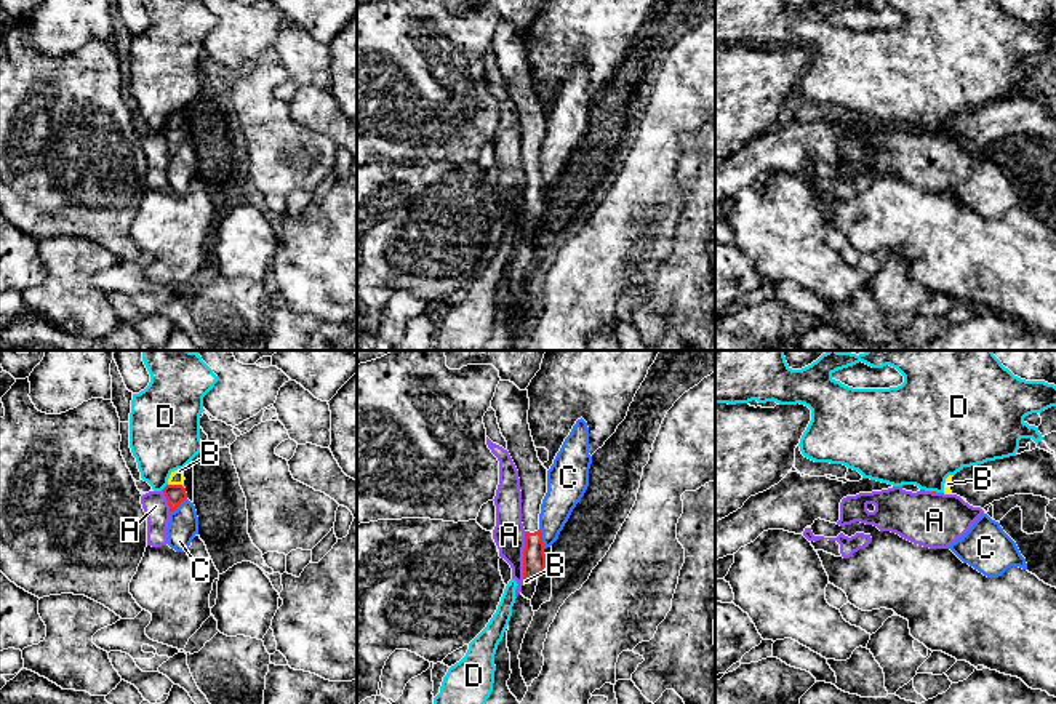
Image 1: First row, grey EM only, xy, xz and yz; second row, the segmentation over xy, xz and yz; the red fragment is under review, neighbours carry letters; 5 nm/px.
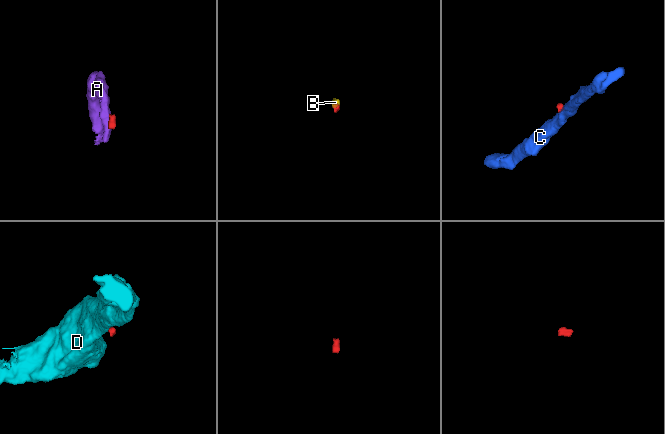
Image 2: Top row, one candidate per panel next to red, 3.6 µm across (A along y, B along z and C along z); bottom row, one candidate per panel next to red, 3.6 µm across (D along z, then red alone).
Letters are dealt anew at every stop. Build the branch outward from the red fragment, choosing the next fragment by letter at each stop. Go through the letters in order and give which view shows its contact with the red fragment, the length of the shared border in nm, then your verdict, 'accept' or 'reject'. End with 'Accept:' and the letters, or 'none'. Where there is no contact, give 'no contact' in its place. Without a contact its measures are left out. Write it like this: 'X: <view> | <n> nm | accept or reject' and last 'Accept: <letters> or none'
A: xz | 240 nm | reject
B: xy | 80 nm | accept
C: xz | 110 nm | reject
D: xy | 50 nm | reject
Accept: B

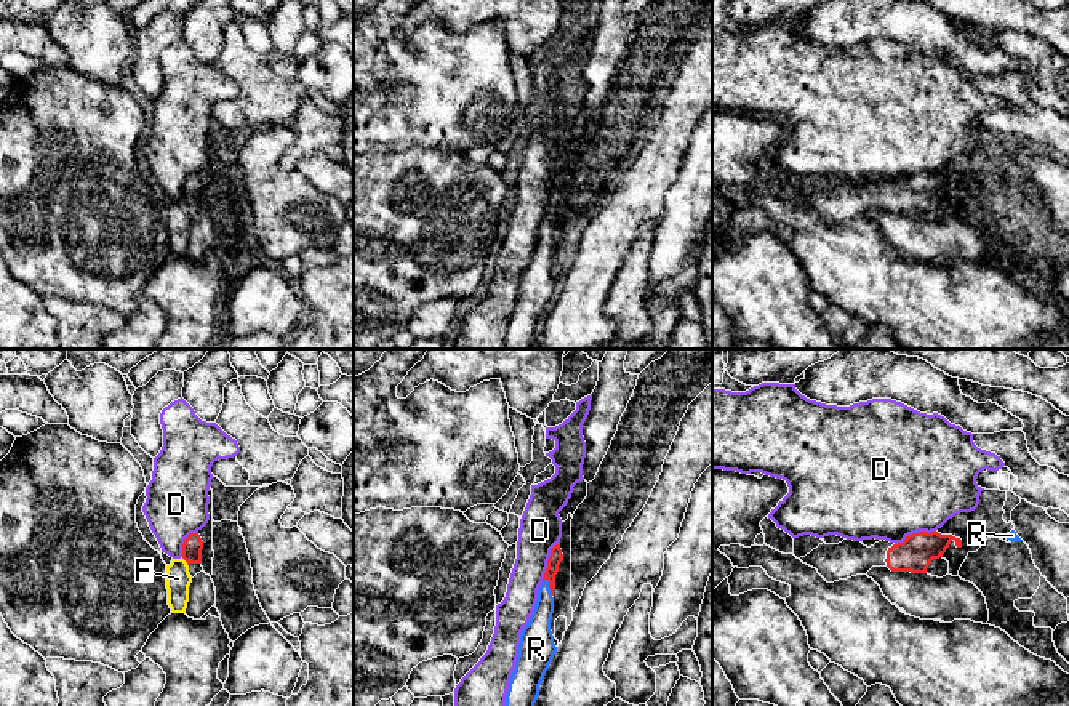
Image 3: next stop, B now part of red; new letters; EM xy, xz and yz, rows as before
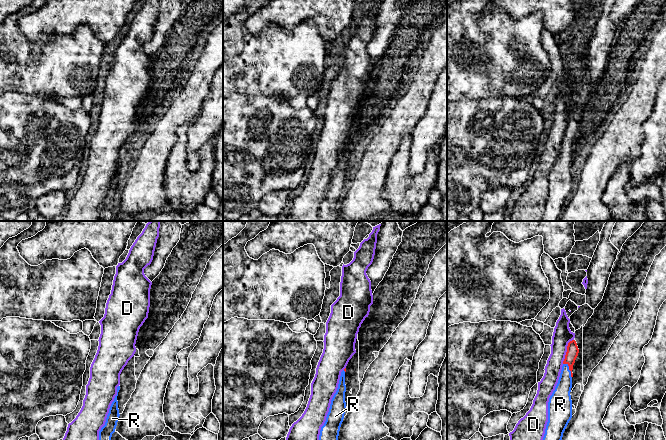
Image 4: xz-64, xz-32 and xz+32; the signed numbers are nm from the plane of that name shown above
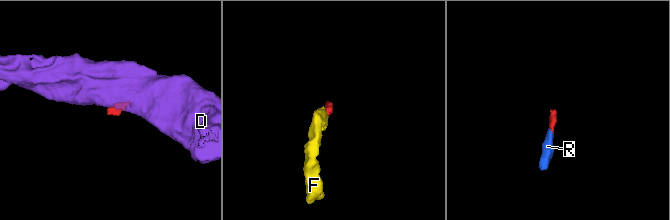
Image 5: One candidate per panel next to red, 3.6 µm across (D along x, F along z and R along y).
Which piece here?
D: yz | 220 nm | reject
F: xy | 60 nm | reject
R: xz | 100 nm | accept
Accept: R

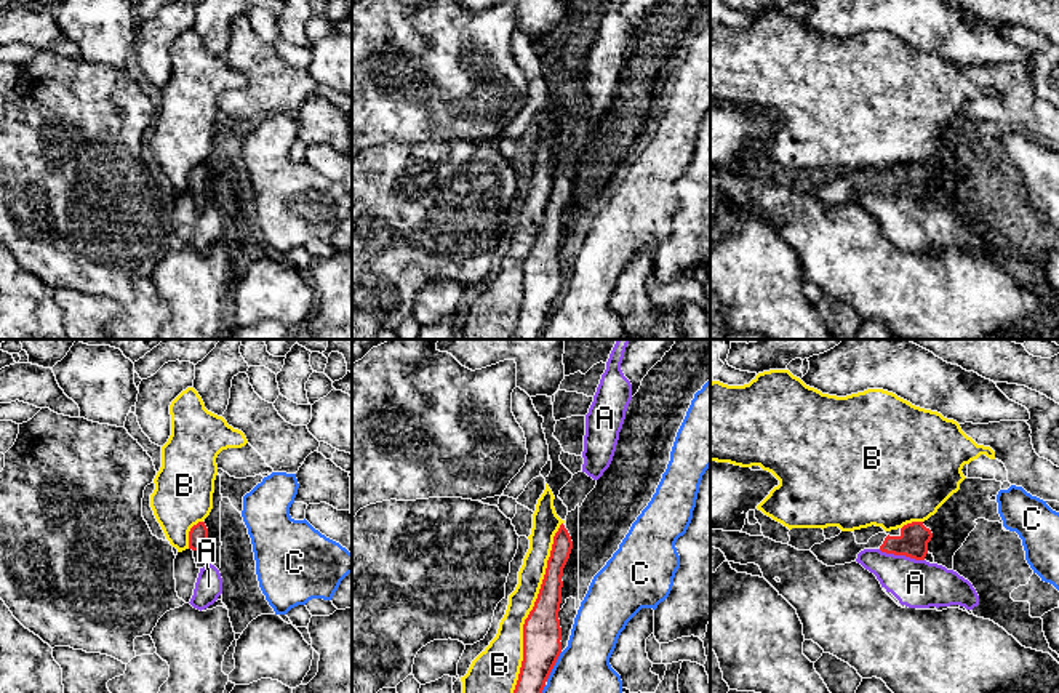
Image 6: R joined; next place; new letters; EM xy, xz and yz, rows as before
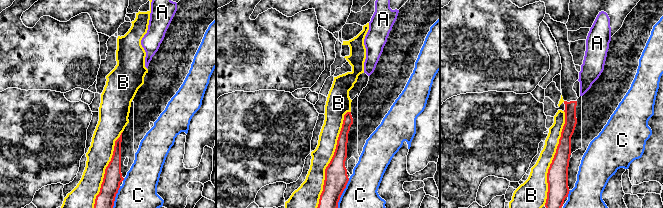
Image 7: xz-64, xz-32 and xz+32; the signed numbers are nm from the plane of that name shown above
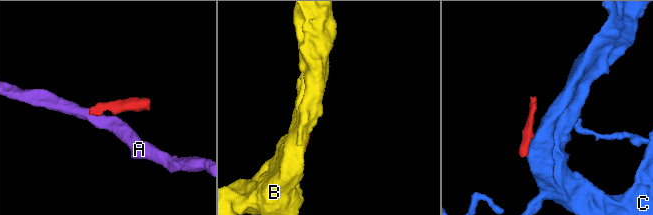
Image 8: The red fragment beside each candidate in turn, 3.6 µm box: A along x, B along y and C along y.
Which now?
A: yz | 240 nm | reject
B: xz | 900 nm | reject
C: xz | 170 nm | reject
Accept: none

